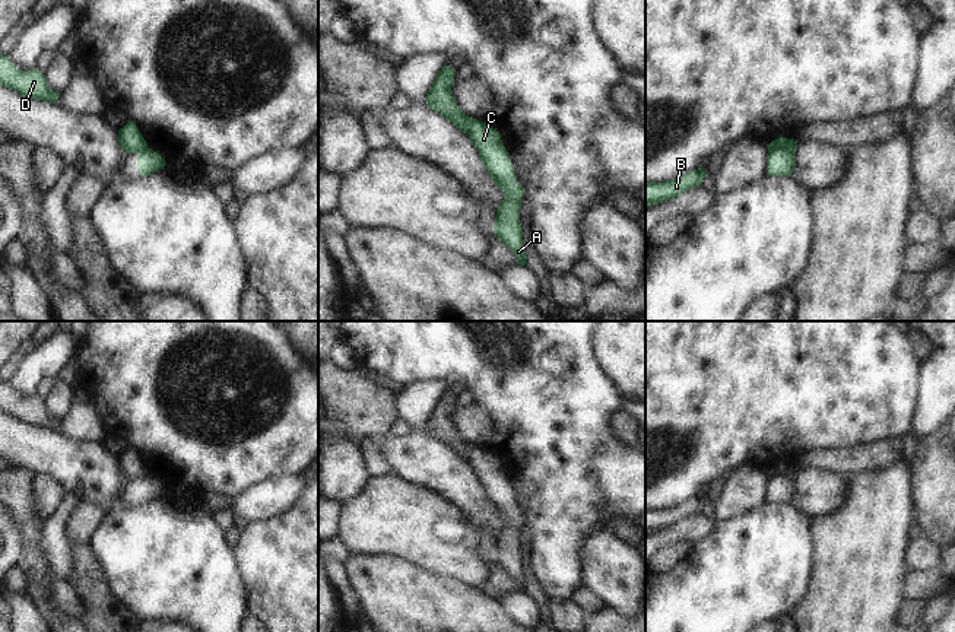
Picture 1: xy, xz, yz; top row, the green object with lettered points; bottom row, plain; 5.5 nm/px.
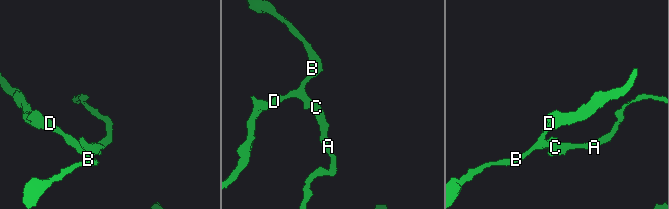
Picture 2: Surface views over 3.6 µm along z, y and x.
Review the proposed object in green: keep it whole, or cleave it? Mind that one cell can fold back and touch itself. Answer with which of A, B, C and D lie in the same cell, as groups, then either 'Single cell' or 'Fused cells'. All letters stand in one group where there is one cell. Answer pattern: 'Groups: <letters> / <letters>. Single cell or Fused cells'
Groups: A C / B D. Fused cells

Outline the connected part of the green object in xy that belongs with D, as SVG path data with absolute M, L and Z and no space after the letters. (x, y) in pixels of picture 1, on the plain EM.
M0 381L0 412L35 428L57 432L60 425L58 419L48 415L45 401L37 396L28 398L19 397L3 381Z

